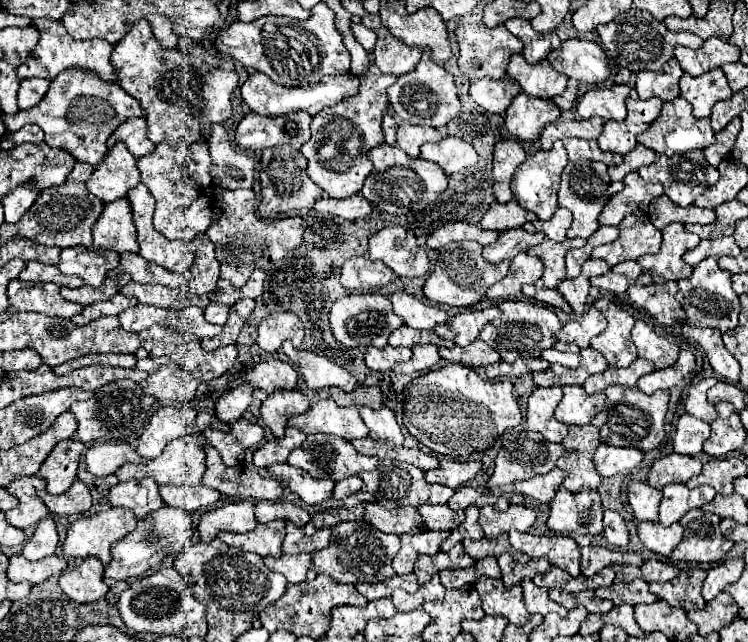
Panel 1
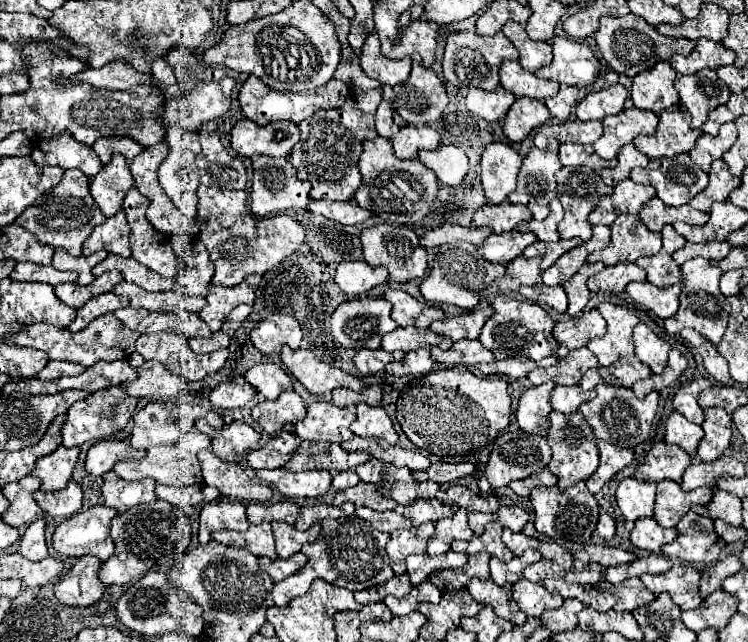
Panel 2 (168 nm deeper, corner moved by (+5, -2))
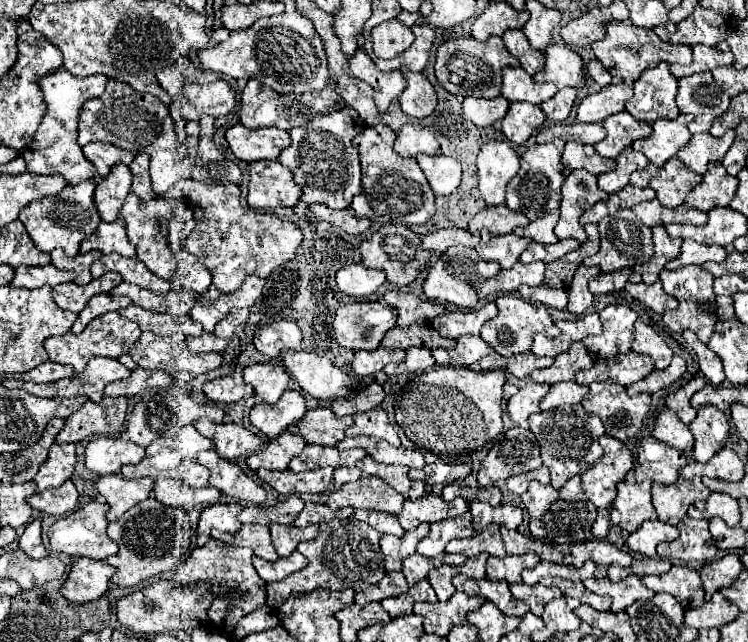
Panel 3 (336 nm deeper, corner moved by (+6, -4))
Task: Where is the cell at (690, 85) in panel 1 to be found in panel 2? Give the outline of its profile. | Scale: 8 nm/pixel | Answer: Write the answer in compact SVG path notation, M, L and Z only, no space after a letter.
M703 68L691 76L679 76L675 84L683 106L691 112L693 128L701 128L713 108L727 104L731 90L717 78L715 70Z

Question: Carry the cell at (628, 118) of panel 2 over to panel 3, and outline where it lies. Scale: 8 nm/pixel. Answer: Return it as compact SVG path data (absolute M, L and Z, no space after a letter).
M626 110L606 118L602 122L602 126L606 128L608 134L606 134L604 140L594 144L594 148L602 158L610 158L610 160L616 160L618 154L622 150L626 150L628 146L632 146L634 140L646 138L646 136L652 134L652 126L648 122L642 122L642 120L634 118Z

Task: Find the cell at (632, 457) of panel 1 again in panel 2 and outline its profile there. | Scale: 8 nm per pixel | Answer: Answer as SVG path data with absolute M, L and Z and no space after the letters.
M597 440L597 446L599 446L599 454L601 454L601 464L599 464L597 472L585 480L591 494L597 494L603 484L607 484L621 468L625 468L625 464L633 462L633 450L629 450L629 448L619 448L615 444L603 442L603 440Z

